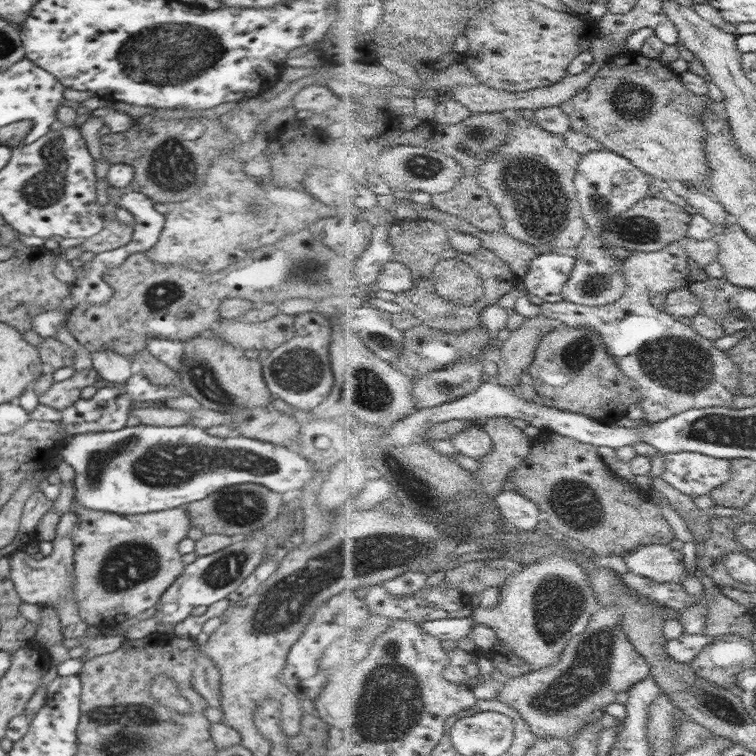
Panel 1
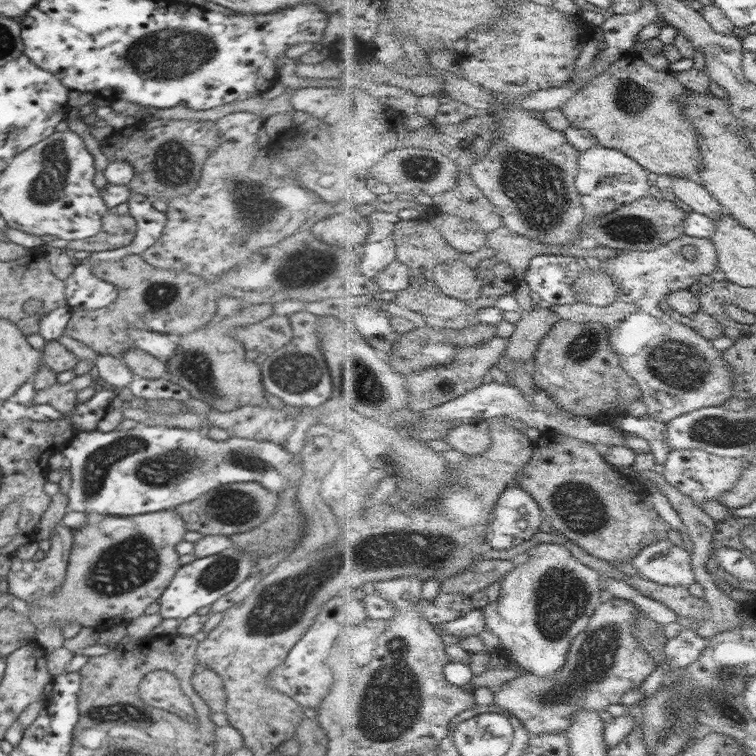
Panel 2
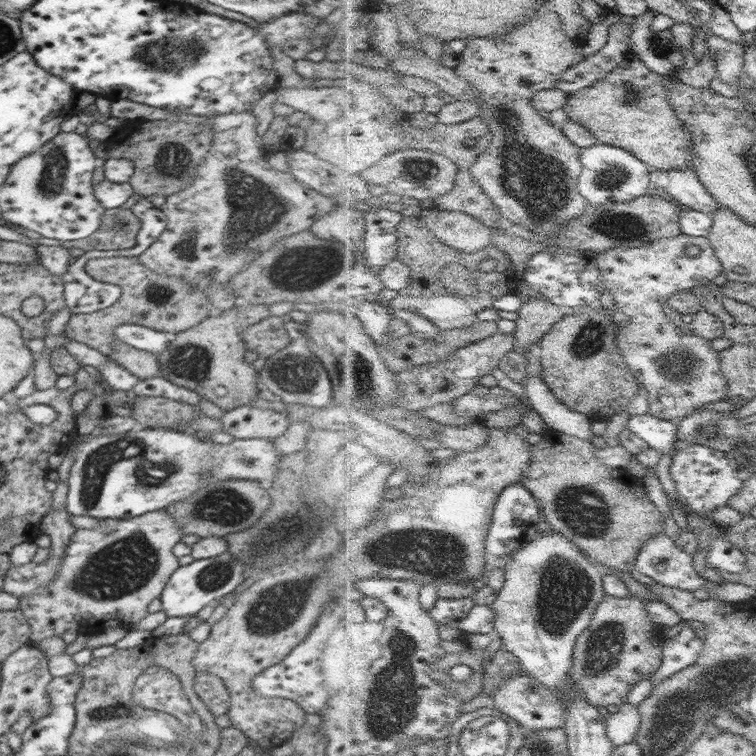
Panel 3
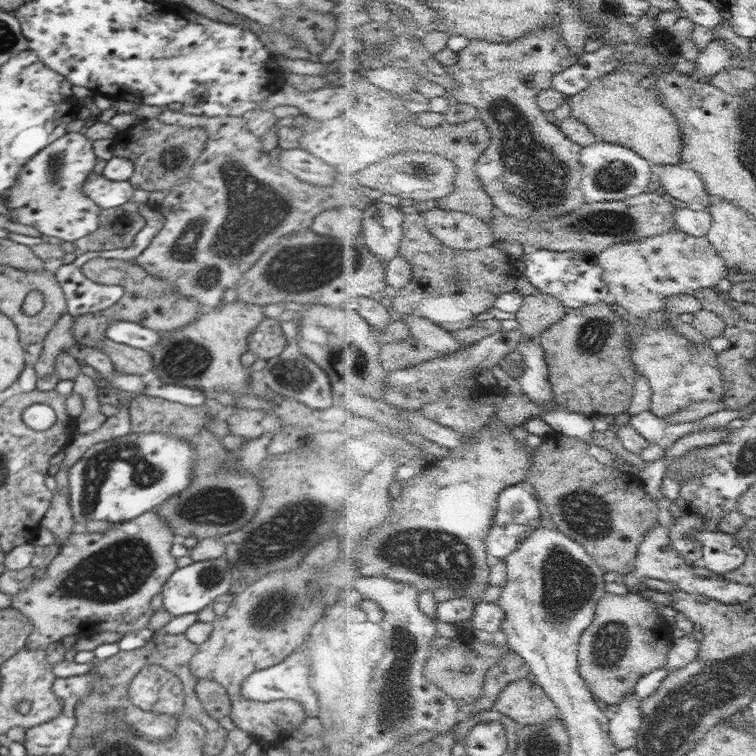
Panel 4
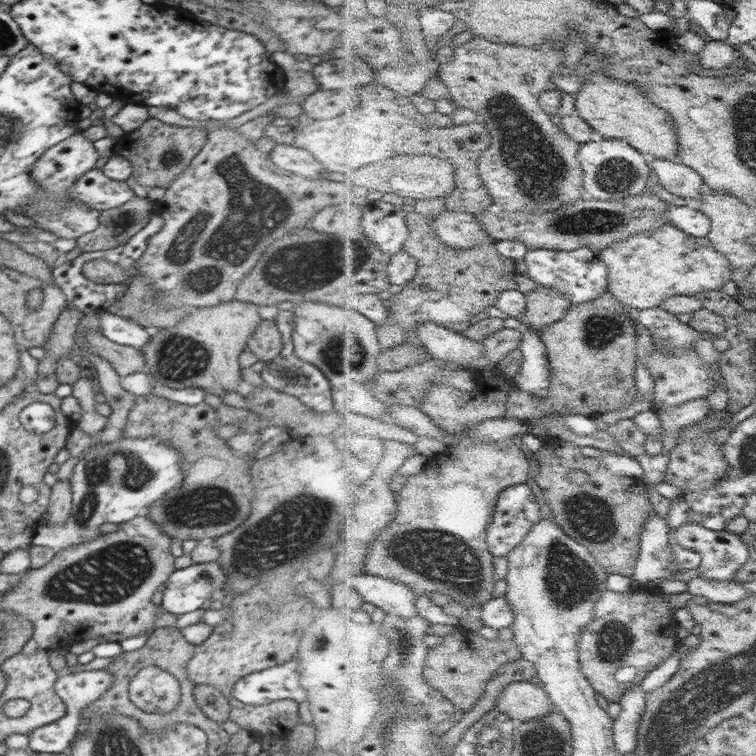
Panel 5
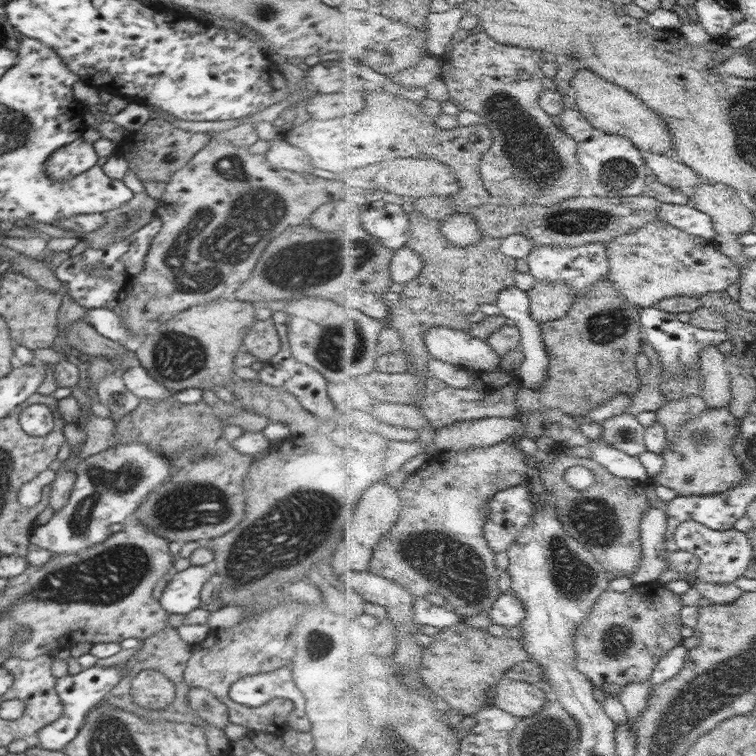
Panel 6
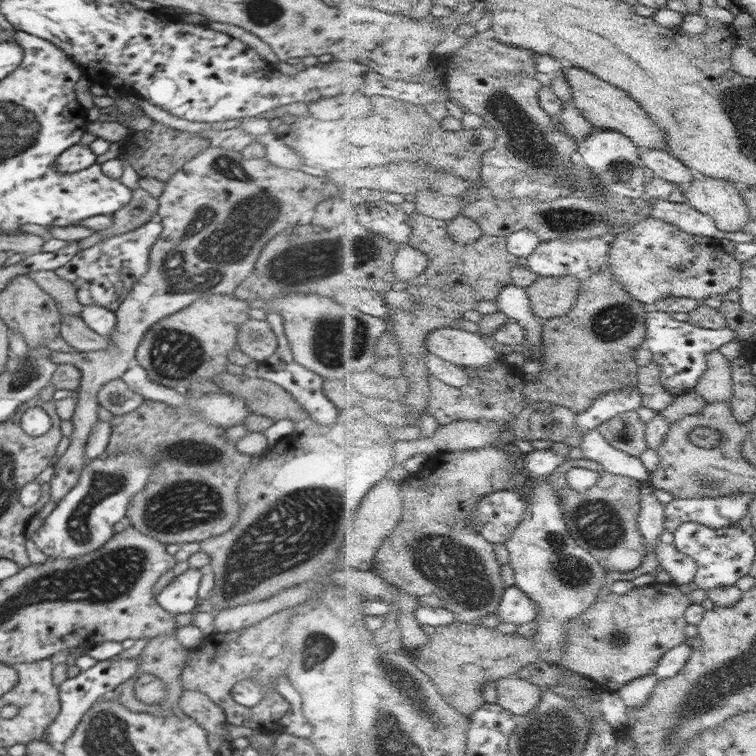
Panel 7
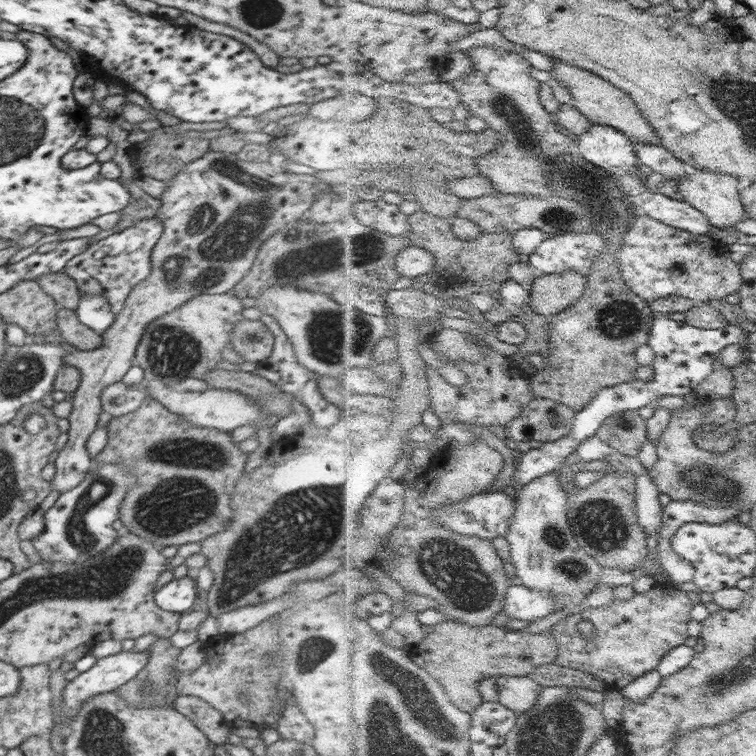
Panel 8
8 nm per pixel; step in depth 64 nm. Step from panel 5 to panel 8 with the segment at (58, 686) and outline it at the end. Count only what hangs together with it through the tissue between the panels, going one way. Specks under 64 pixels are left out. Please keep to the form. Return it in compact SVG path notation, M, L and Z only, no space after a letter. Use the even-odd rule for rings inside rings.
M120 652L119 654L114 654L113 656L108 656L107 658L98 659L96 664L87 670L86 672L81 672L73 681L68 682L64 691L62 691L62 728L58 732L58 736L66 738L71 732L72 722L75 720L76 714L80 712L82 704L88 702L92 696L96 694L108 693L112 691L117 691L122 684L129 683L133 684L134 679L149 660L149 653L145 652Z

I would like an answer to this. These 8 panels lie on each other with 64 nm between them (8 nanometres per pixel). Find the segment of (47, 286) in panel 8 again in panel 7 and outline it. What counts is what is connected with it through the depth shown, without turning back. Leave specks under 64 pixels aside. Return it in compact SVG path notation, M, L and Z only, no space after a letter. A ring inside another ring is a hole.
M53 270L32 271L29 277L56 299L59 305L59 313L68 314L68 316L79 316L82 312L83 304L76 300L76 288L68 280L60 278Z

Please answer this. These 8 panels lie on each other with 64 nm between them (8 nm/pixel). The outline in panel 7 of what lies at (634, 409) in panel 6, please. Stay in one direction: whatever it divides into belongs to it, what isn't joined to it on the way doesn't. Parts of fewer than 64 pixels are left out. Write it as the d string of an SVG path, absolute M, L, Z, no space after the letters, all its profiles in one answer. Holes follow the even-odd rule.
M656 361L648 366L641 367L640 384L638 384L644 398L642 407L652 408L659 413L675 401L675 396L661 385L660 372L661 368Z

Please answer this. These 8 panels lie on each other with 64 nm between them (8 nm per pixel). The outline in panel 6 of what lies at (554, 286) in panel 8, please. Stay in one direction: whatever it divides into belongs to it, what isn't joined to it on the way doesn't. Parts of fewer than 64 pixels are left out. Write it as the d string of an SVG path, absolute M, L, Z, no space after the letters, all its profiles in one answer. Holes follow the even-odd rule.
M542 280L529 293L532 299L532 314L542 324L568 316L574 303L579 300L576 290L568 282Z

